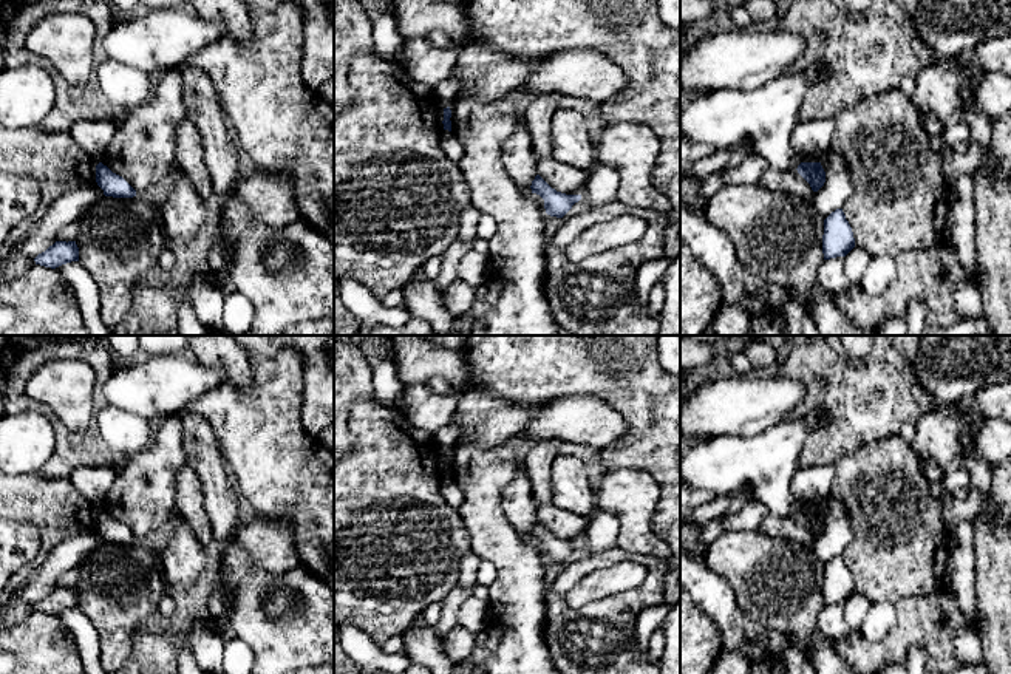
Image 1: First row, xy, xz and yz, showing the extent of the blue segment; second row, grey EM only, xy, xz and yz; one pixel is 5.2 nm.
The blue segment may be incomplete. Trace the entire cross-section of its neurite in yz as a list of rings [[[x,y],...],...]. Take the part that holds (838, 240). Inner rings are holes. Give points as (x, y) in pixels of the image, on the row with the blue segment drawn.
[[[836,209],[824,220],[824,260],[846,257],[855,247],[855,238],[842,209]]]

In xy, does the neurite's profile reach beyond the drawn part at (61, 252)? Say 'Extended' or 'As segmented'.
As segmented

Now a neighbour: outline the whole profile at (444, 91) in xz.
[[[451,71],[451,74],[447,79],[441,80],[433,87],[431,97],[439,107],[447,108],[451,105],[458,93],[459,93],[459,82],[456,79],[454,71]]]

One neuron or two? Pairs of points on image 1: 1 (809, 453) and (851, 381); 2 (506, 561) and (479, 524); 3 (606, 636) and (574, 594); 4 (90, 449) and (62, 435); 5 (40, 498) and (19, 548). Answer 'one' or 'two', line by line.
1: one
2: one
3: two
4: one
5: two

